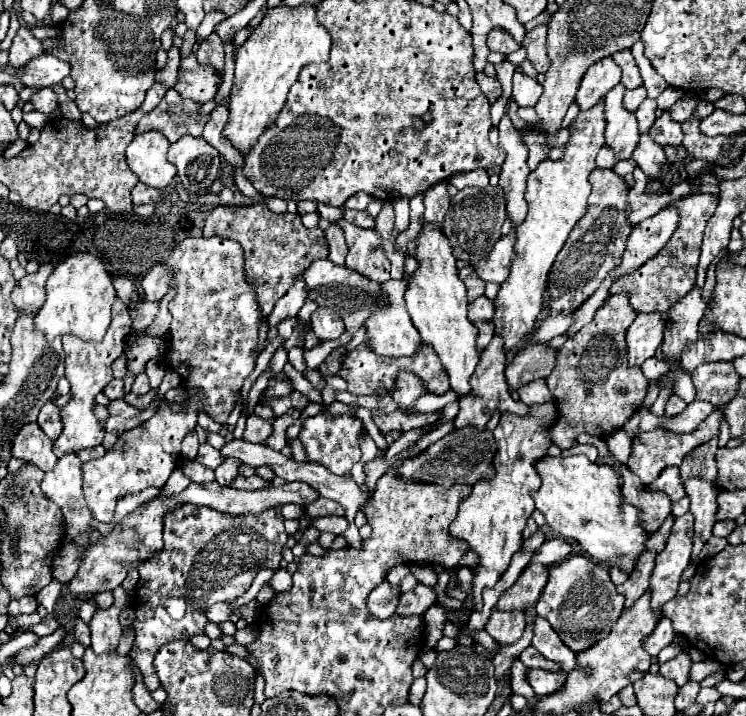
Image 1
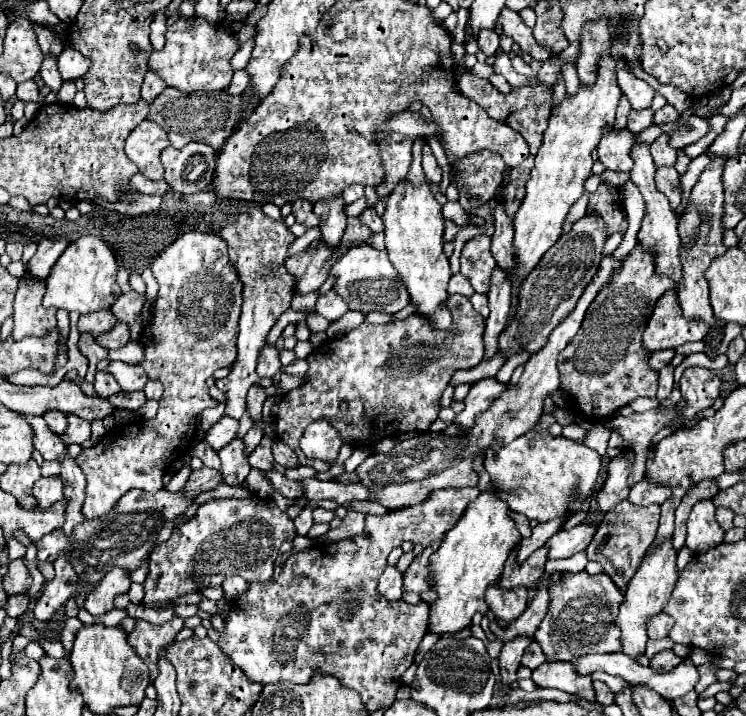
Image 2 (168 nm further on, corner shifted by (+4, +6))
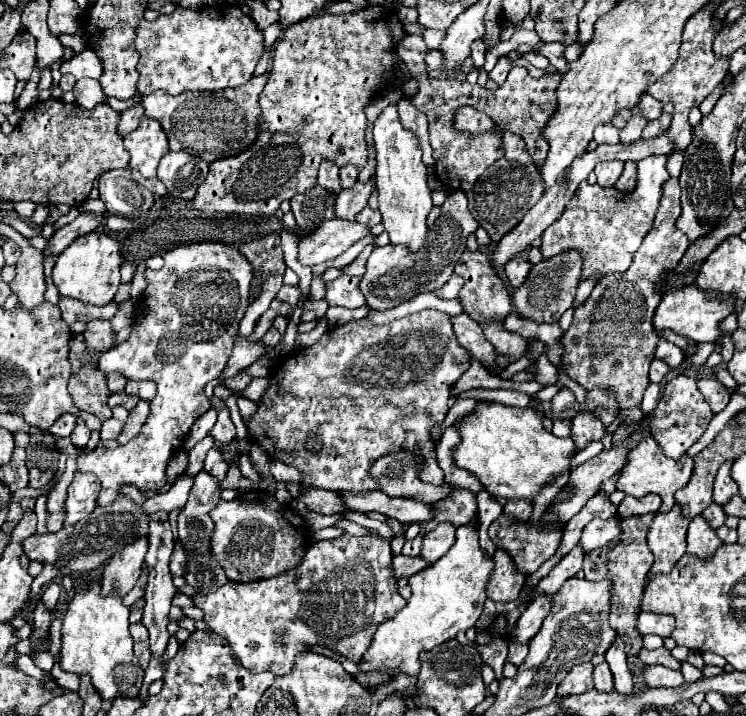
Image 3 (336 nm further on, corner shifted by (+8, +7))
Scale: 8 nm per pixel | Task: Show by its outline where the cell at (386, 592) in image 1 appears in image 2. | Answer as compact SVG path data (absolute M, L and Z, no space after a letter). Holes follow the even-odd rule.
M386 566L386 570L382 572L378 592L388 602L398 602L402 598L402 574L394 566Z

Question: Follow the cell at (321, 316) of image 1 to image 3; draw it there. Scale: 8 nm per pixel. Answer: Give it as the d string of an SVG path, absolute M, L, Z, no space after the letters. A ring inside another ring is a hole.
M342 275L330 283L326 283L326 301L328 305L340 305L348 309L358 309L366 305L366 297L358 287L360 277Z

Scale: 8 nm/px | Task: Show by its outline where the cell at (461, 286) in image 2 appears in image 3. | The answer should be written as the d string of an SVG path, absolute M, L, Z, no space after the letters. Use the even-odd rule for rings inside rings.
M452 275L450 281L442 289L436 289L434 291L434 295L438 295L440 299L456 299L458 297L458 291L462 289L462 285L464 285L464 279Z

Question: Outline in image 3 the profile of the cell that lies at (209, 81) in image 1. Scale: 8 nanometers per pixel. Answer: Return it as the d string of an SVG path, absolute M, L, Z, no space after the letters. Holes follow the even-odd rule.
M218 3L218 9L204 7L196 11L176 7L174 13L160 15L152 23L142 19L136 25L134 49L140 55L140 95L150 95L158 89L168 95L180 95L184 91L218 91L244 85L252 79L264 51L264 35L238 3Z

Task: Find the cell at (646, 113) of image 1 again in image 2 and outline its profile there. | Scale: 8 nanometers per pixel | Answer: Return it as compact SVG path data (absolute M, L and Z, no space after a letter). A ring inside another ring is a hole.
M644 108L644 110L632 110L630 116L628 116L626 128L628 128L632 134L640 134L640 132L646 130L648 126L652 126L652 118L654 118L654 112L652 112L650 108Z

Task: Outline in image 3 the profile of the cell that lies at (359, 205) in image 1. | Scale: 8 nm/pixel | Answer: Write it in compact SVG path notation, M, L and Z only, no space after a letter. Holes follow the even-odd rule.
M344 165L344 167L340 167L340 185L342 185L342 189L354 185L356 179L358 179L358 173L360 173L360 169L354 167L354 165Z

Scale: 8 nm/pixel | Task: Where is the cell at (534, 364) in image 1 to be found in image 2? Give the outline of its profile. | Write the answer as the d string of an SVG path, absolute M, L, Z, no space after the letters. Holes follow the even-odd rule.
M494 376L492 378L482 378L478 380L472 388L470 394L466 396L464 412L454 418L454 424L458 424L462 430L464 426L472 426L472 420L476 414L484 412L508 386L504 382L498 382Z

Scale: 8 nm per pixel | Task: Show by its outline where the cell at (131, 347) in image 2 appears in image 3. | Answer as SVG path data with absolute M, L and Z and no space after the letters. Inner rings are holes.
M110 373L110 375L108 375L108 389L110 389L112 393L124 391L126 381L128 381L128 379L126 379L124 375L120 375L120 373Z

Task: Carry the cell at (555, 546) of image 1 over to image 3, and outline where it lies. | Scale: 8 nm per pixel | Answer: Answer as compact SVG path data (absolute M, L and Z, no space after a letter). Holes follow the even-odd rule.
M612 517L612 519L592 519L586 527L584 533L580 537L580 547L584 547L586 551L592 551L596 547L606 545L608 541L612 541L614 537L620 535L620 519Z

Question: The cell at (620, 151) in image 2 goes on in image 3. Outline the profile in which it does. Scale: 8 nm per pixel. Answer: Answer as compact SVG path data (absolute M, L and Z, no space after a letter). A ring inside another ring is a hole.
M610 161L604 165L596 165L596 169L594 169L594 173L598 177L596 183L602 187L612 187L616 183L616 179L622 175L622 169L624 169L622 161Z

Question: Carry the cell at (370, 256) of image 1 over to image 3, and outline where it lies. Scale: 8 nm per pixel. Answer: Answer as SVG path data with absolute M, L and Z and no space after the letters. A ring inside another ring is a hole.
M356 181L352 187L340 191L338 201L336 201L336 215L340 219L354 221L356 215L360 213L360 209L364 209L368 205L368 197L372 191L374 191L374 185L370 181L366 181L366 183Z

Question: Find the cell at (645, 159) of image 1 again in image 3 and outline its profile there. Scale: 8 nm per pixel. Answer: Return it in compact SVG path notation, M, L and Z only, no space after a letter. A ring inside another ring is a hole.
M668 179L664 183L664 193L654 225L634 253L630 269L626 273L612 273L612 277L602 277L586 303L574 311L572 325L564 333L566 353L562 357L562 367L566 375L584 389L610 387L616 393L622 409L638 405L642 401L644 389L650 383L648 365L654 359L654 349L658 343L652 317L662 297L662 293L656 291L656 285L662 283L664 271L672 269L690 245L688 237L676 229L676 219L680 213L682 207L678 179Z

